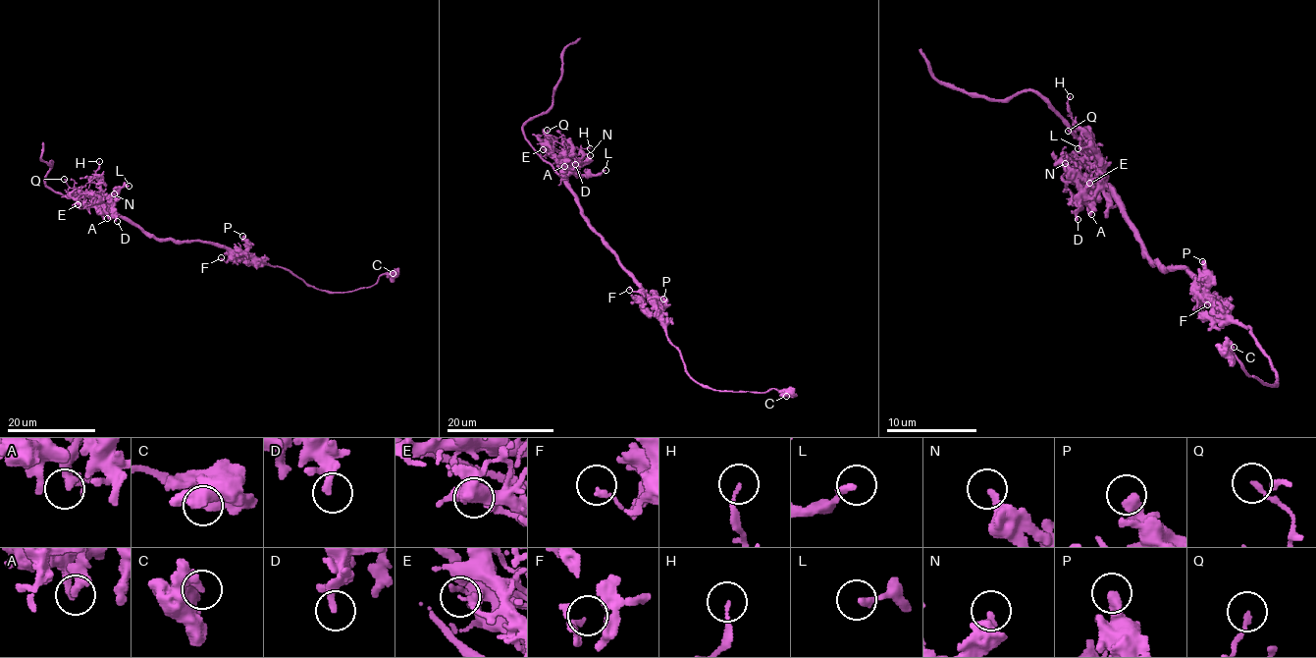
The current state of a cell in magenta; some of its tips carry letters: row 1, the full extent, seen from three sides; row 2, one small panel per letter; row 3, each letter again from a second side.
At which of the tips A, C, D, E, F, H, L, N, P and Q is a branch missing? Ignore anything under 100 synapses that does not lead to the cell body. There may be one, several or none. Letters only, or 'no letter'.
no letter

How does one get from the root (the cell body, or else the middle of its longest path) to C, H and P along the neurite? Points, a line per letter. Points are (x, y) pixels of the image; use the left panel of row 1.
C: (178, 242), (217, 243), (257, 261), (283, 267), (328, 292), (368, 288), (382, 275), (393, 273)
H: (178, 242), (157, 240), (107, 205), (95, 173), (99, 161)
P: (178, 242), (213, 242), (240, 252), (245, 247), (242, 236)

